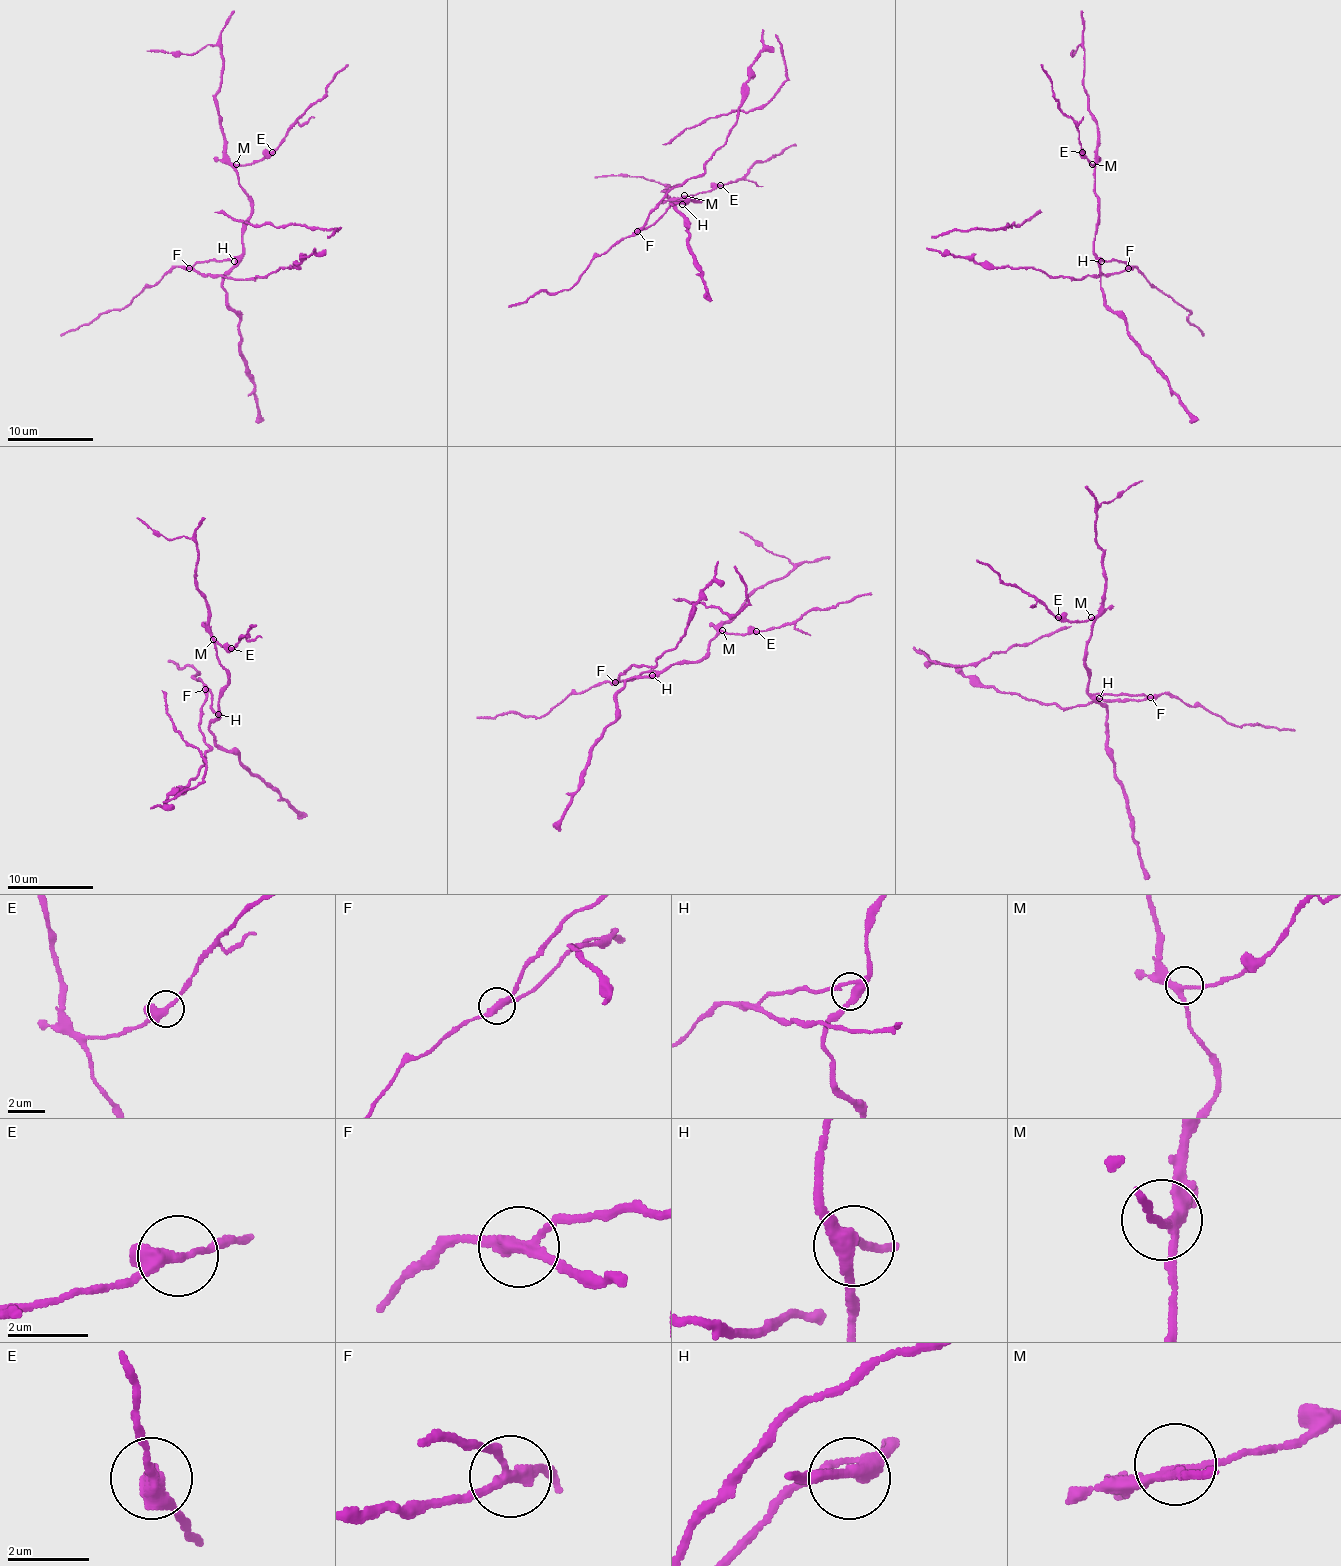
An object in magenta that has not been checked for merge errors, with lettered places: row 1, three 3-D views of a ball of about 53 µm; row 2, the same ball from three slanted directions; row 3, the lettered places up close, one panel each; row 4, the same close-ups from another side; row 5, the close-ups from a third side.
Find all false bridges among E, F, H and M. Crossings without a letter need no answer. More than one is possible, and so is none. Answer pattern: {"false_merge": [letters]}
{"false_merge": ["F"]}

